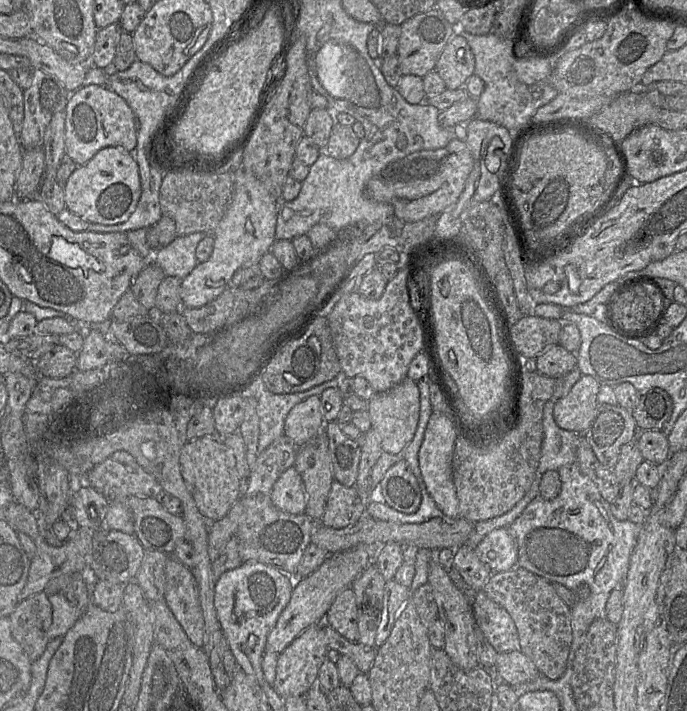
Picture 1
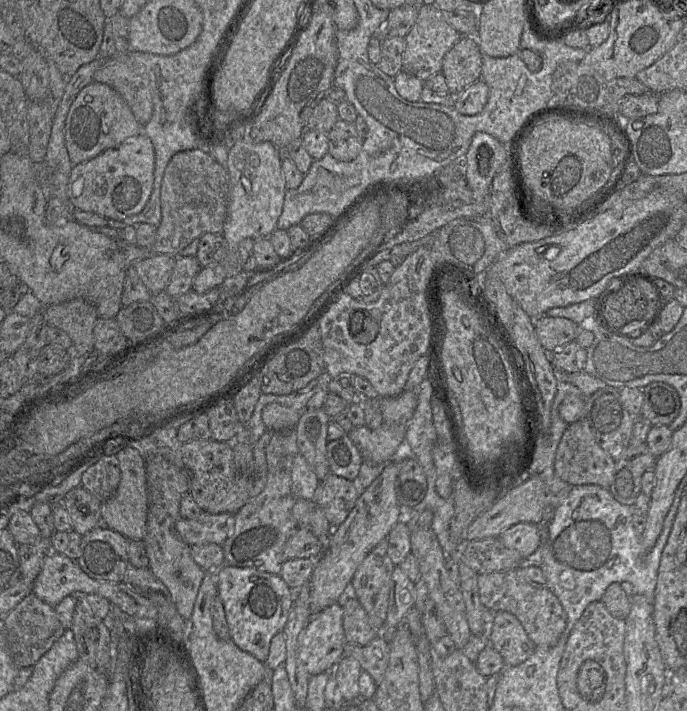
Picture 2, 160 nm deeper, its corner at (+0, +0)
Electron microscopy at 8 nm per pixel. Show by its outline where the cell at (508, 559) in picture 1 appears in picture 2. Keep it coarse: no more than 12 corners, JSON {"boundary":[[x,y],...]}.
{"boundary":[[517,523],[498,539],[528,559],[541,544],[534,523]]}

